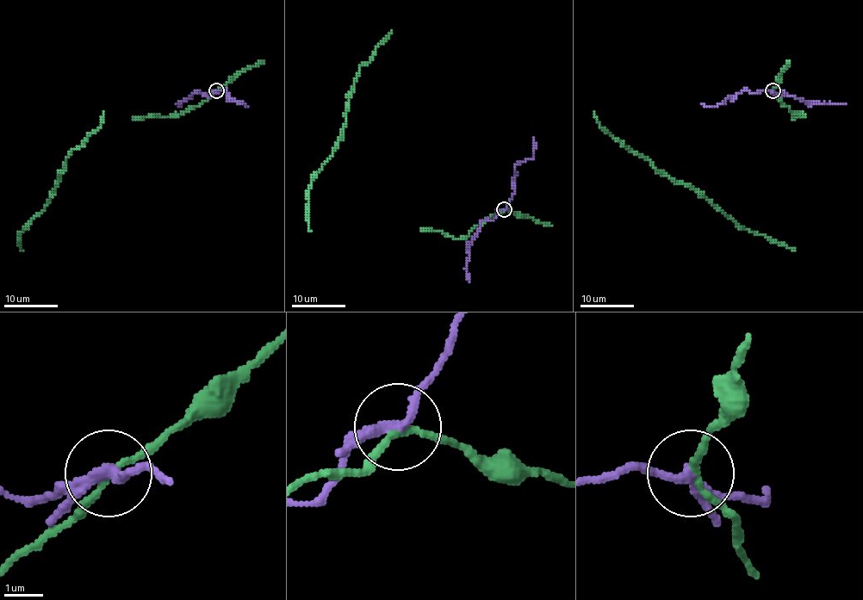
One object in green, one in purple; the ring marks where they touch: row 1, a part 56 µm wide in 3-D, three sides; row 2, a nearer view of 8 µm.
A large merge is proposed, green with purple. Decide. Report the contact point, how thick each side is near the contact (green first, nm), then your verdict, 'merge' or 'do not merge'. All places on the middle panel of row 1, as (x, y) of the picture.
(504, 209) | 150/260 nm | do not merge

